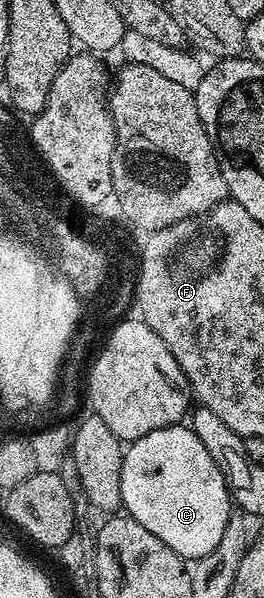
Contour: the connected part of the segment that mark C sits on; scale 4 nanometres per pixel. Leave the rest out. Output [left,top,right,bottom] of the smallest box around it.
[121,424,231,559]

